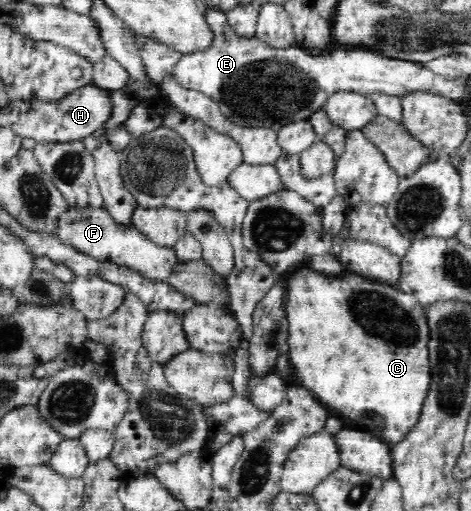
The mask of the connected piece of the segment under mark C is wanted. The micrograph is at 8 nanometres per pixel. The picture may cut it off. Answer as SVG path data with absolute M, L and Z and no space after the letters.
M307 268L292 271L289 273L287 321L290 364L296 371L295 384L313 393L328 410L336 410L338 418L348 418L352 425L360 422L360 430L362 426L372 426L369 434L389 447L402 444L420 424L432 384L428 348L431 330L426 318L427 310L414 295L403 293L390 284L346 271L344 276L338 277Z

